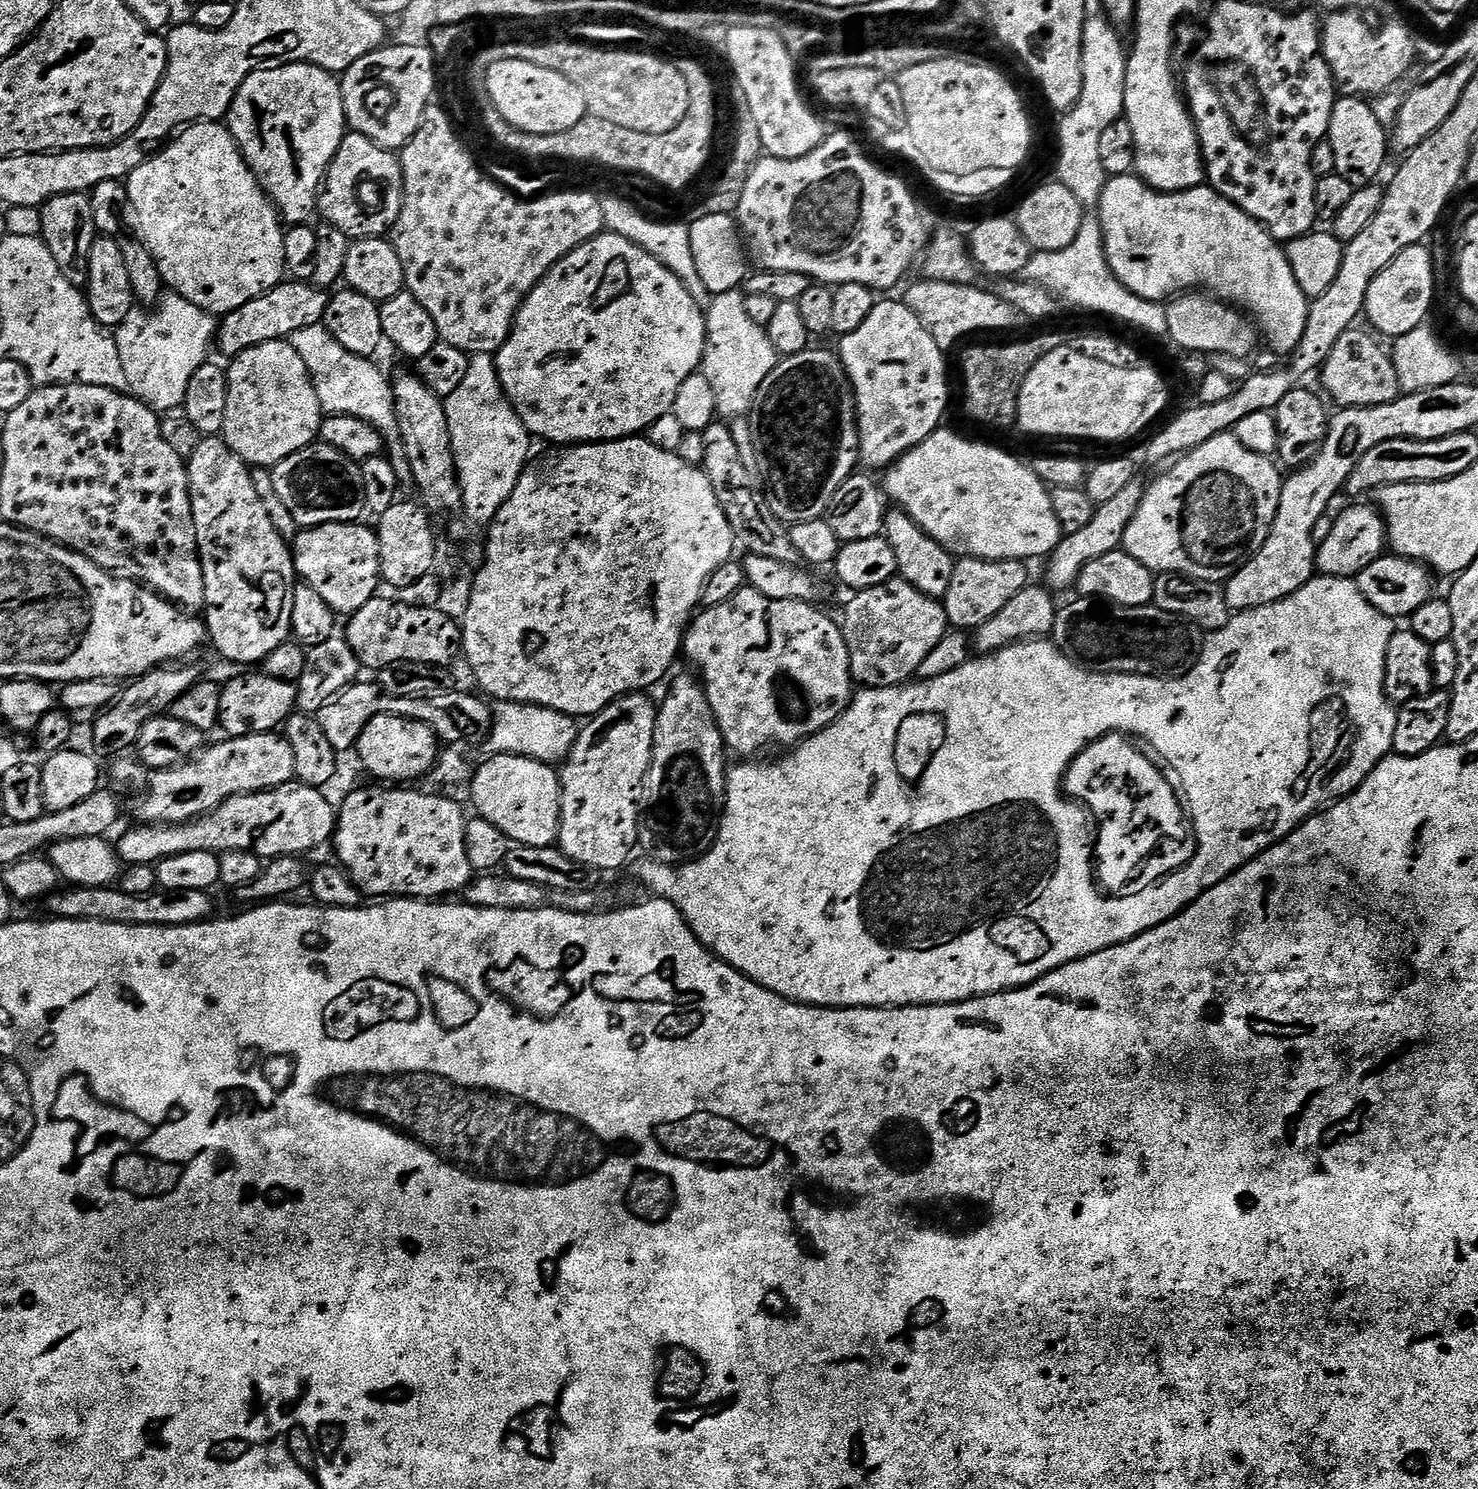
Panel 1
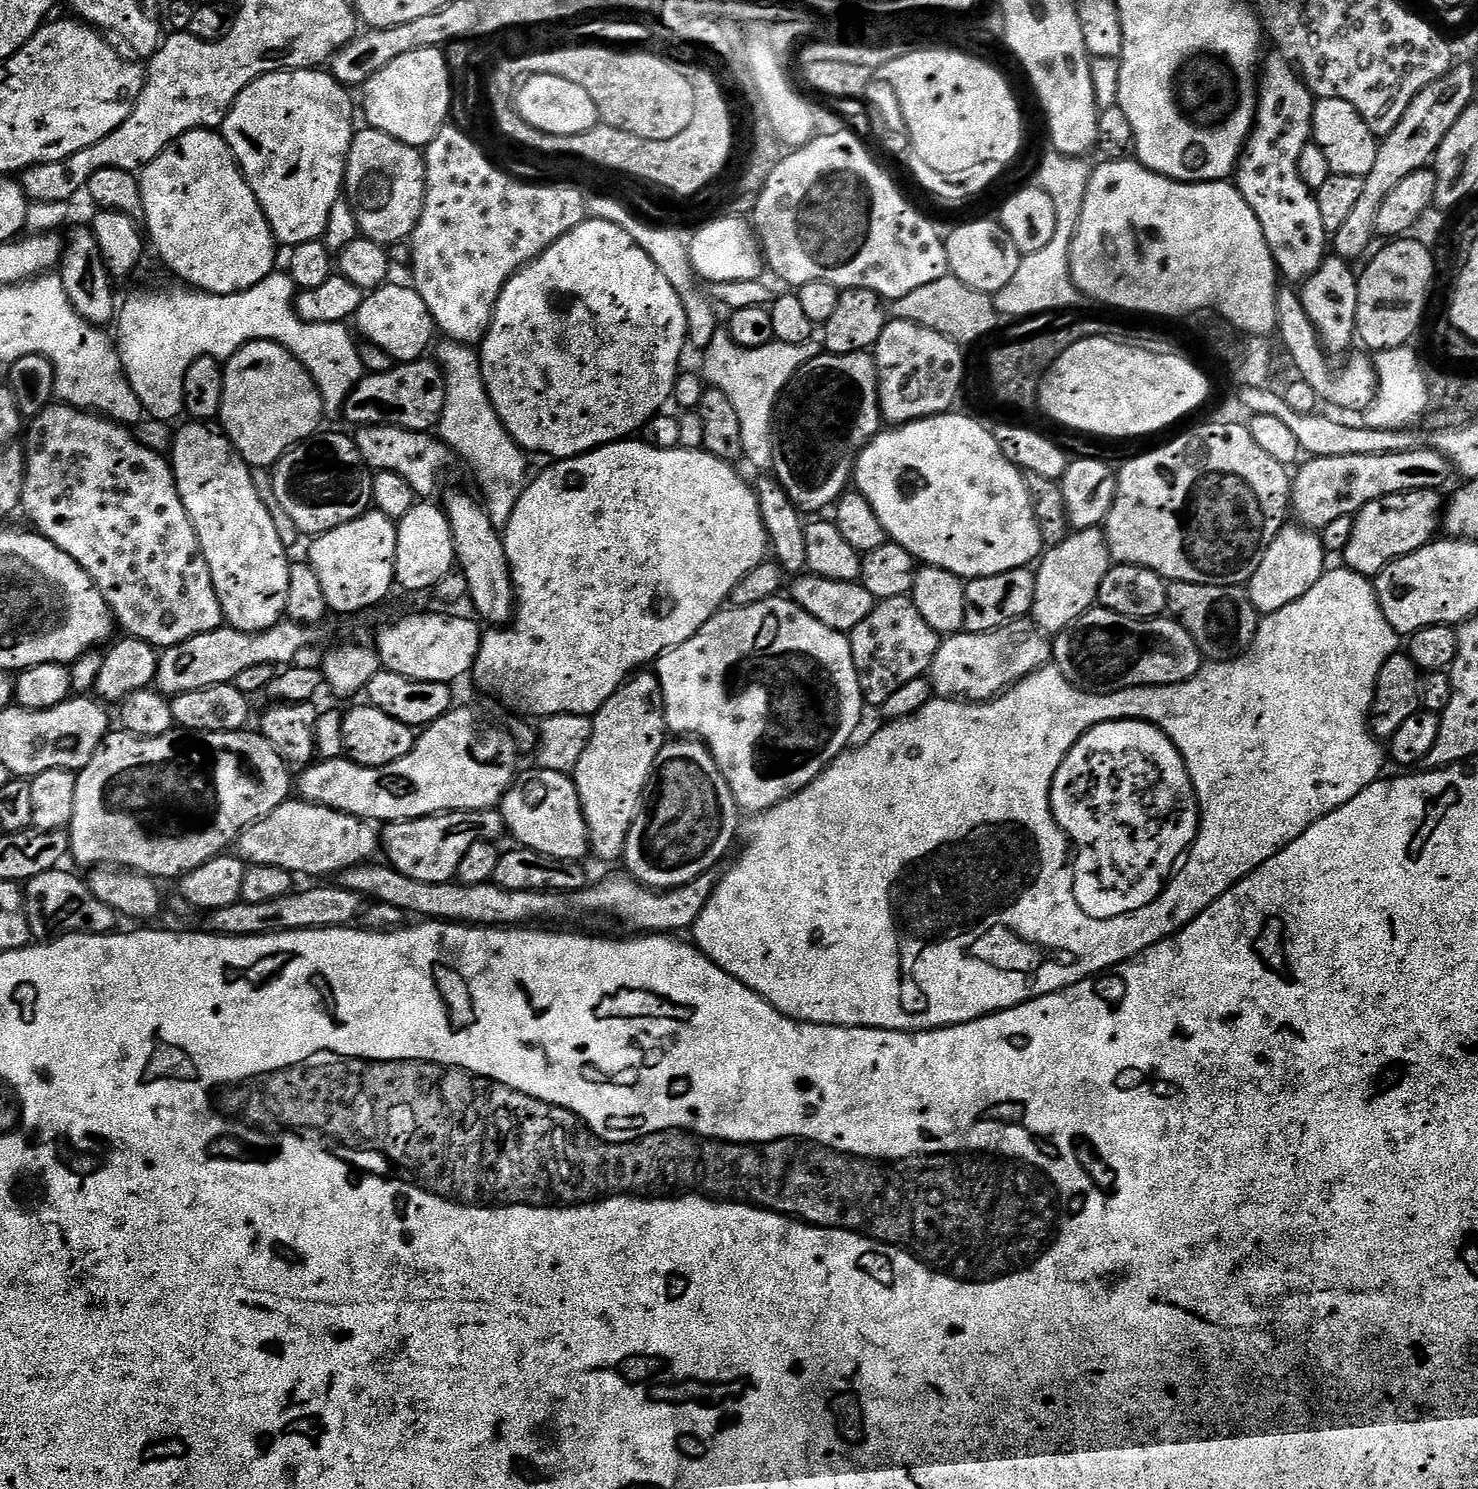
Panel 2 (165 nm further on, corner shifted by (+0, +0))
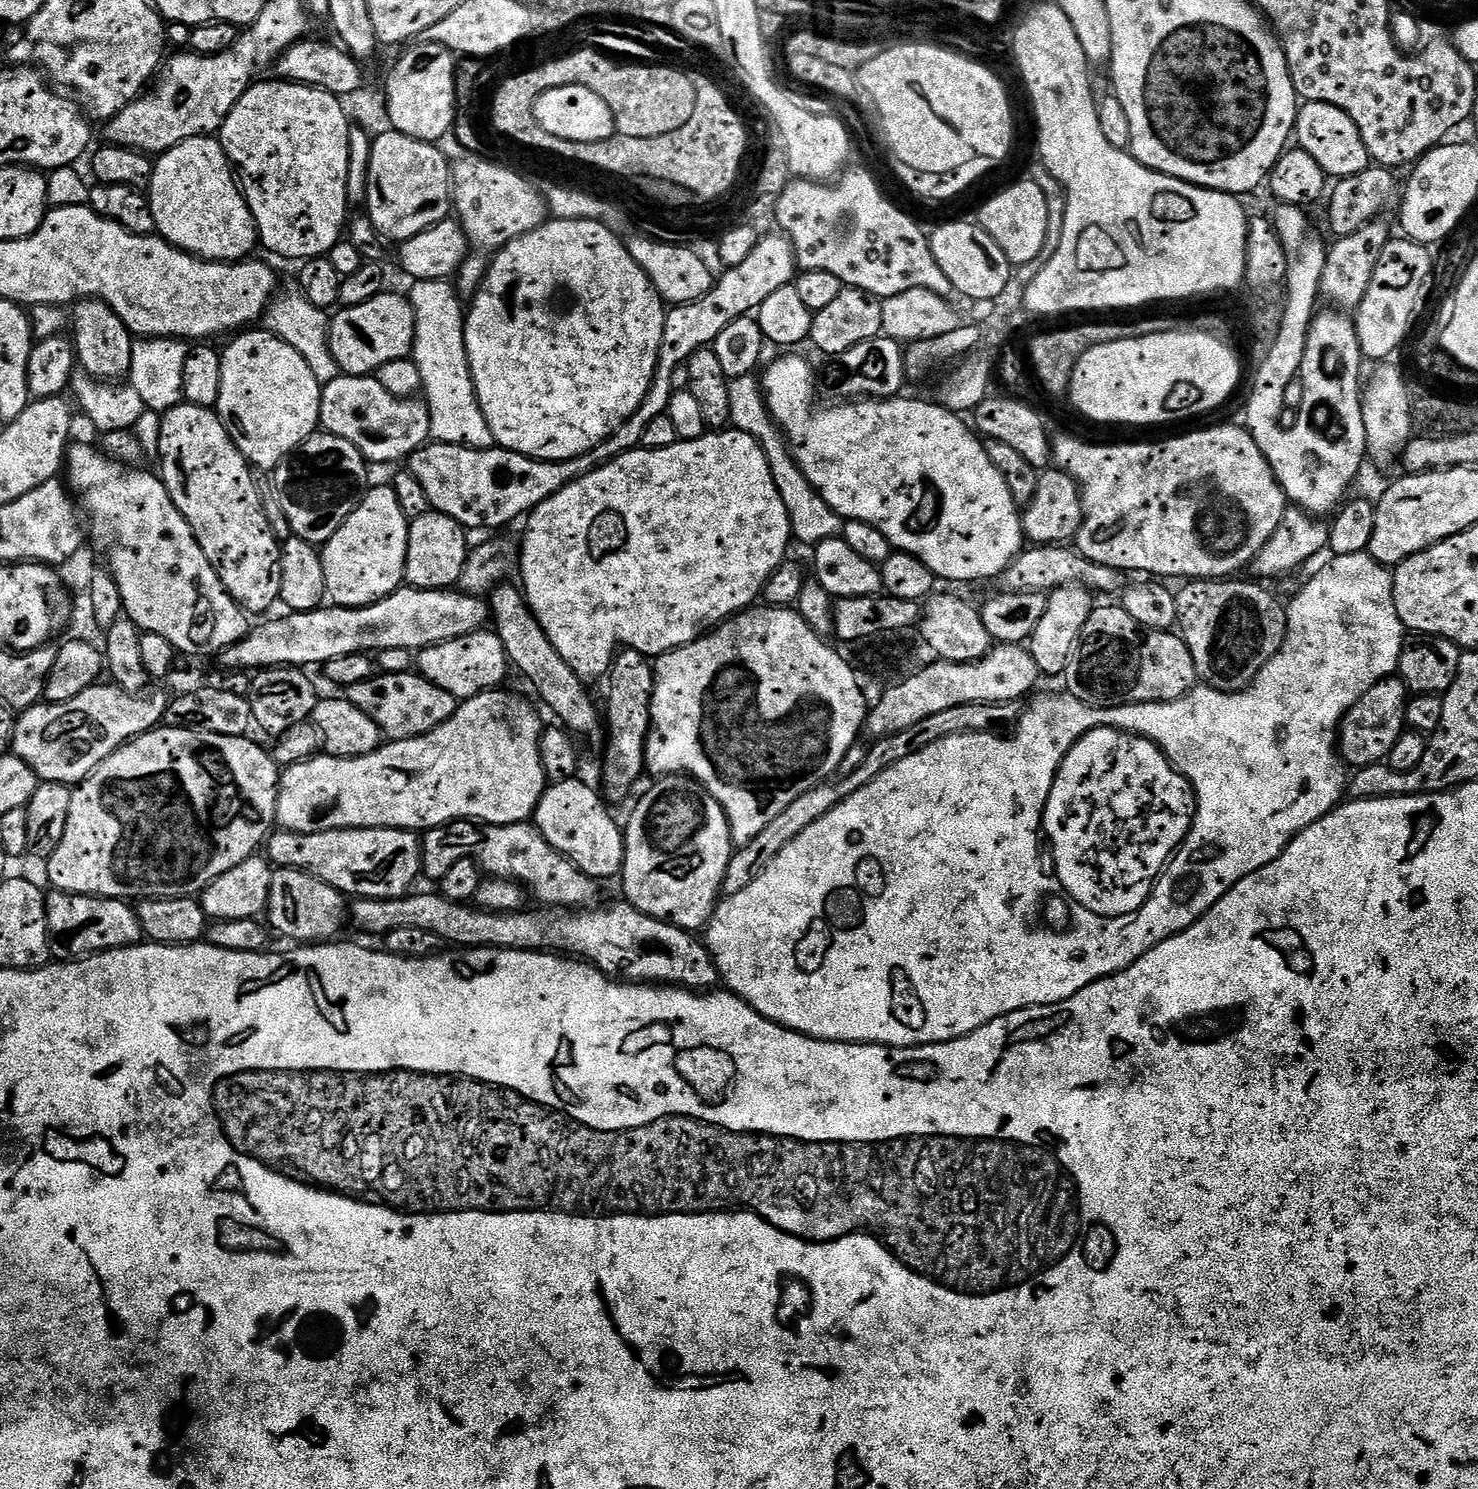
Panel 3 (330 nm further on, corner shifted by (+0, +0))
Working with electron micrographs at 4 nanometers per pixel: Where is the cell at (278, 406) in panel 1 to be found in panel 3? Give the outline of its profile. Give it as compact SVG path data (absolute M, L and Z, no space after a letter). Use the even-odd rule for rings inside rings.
M256 330L241 331L232 338L237 340L230 341L228 349L223 349L222 394L218 394L214 411L249 464L257 469L275 470L300 447L303 440L309 440L312 433L317 431L322 386L318 378L314 378L310 366L306 366L306 358L302 358L294 346L282 342L267 330L252 331Z

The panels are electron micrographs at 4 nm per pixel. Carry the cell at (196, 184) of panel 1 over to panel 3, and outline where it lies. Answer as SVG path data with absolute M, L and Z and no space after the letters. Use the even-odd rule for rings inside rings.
M195 136L183 140L169 152L159 153L152 170L152 183L148 185L146 195L154 210L156 232L183 252L198 256L201 260L235 262L249 259L255 253L252 251L258 248L258 233L252 211L238 183L237 173L219 139L212 136Z

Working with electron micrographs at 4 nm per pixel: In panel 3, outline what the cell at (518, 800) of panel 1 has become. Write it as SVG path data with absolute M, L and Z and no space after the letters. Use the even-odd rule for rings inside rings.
M560 780L549 783L544 789L544 797L541 798L536 808L534 827L556 850L558 850L570 862L582 870L582 874L589 876L591 880L603 882L612 880L624 871L624 828L616 825L612 817L613 809L599 791L596 792L584 780Z

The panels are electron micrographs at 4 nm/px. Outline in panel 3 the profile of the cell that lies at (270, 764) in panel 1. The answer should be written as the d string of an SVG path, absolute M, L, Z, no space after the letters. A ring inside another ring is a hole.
M157 726L152 731L136 736L129 744L110 754L106 762L102 762L80 784L72 788L70 798L70 818L66 818L66 834L62 834L62 842L58 842L58 850L47 857L48 880L51 887L58 892L98 896L106 900L122 900L139 902L142 900L165 900L179 896L199 897L214 878L226 874L226 870L234 870L238 862L246 862L261 851L276 824L276 803L280 789L280 773L282 769L272 758L267 747L255 744L248 736L223 736L199 732L189 728L169 728Z

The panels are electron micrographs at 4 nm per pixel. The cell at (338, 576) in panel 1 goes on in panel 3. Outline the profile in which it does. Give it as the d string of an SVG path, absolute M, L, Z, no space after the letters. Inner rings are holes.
M391 486L369 487L354 514L324 545L322 574L326 574L326 596L338 608L364 608L378 602L405 583L409 520L402 514L398 494Z

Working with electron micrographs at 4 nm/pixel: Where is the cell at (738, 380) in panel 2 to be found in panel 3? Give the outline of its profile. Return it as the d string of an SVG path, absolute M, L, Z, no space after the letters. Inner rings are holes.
M755 375L743 376L730 383L730 414L731 427L738 432L753 436L762 446L766 454L766 462L770 462L770 472L774 474L774 484L778 486L778 494L782 494L782 503L786 506L786 514L790 514L793 541L798 545L815 546L826 542L828 538L841 535L844 531L844 520L828 505L826 498L810 486L806 474L792 457L792 450L779 425L768 413L768 404L764 401L764 389Z

